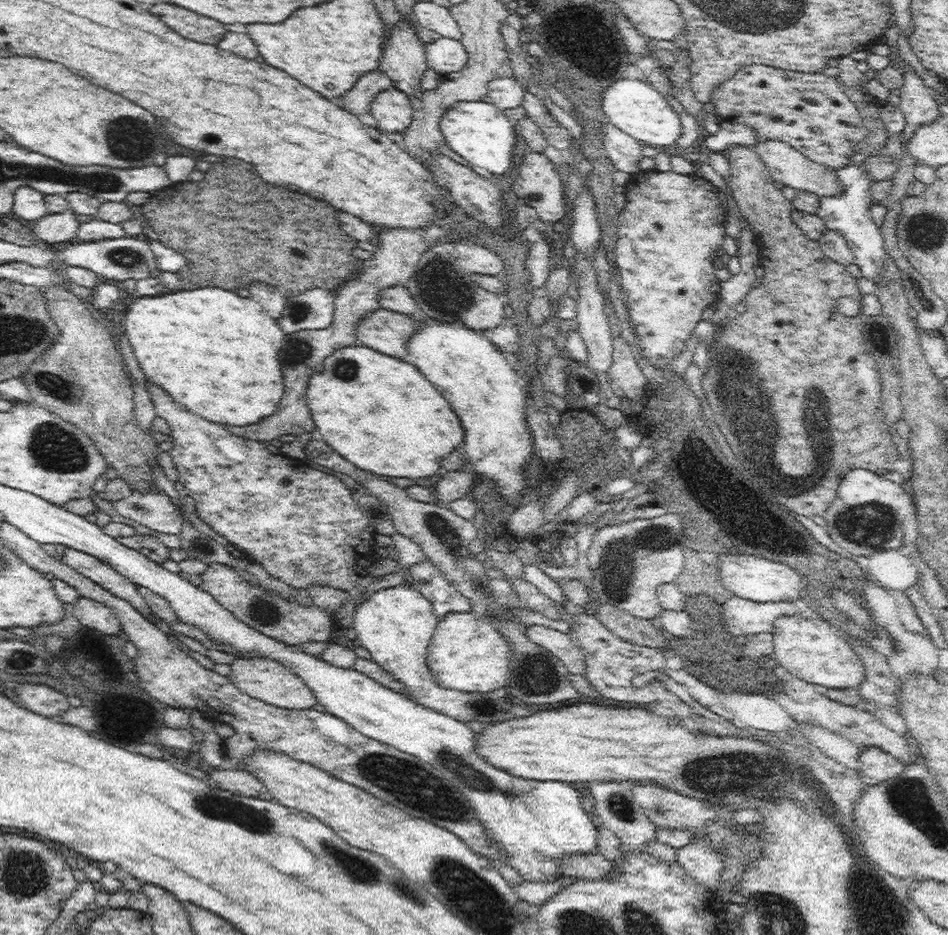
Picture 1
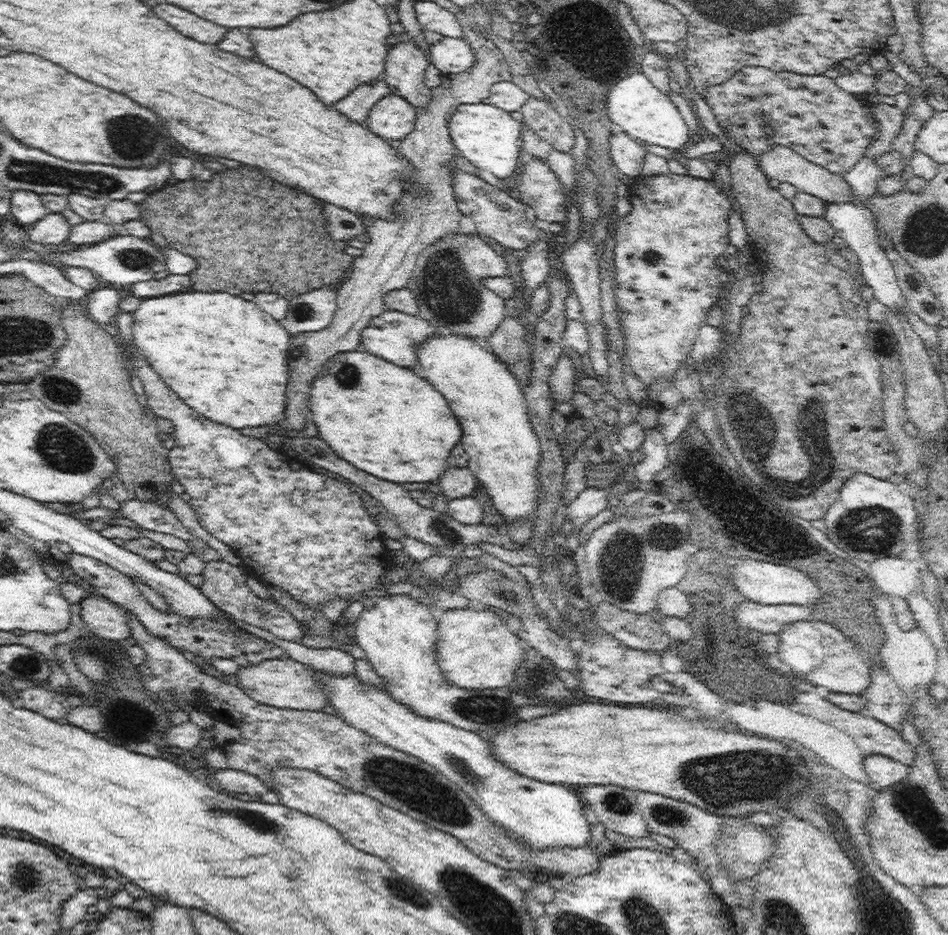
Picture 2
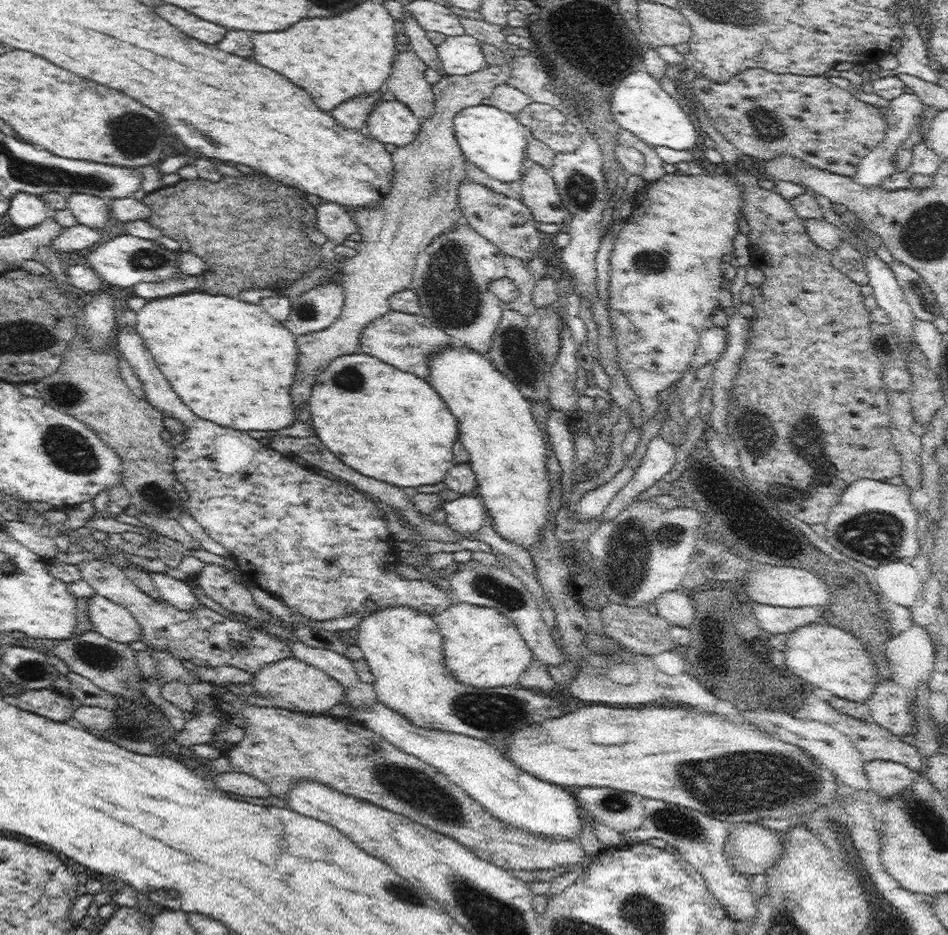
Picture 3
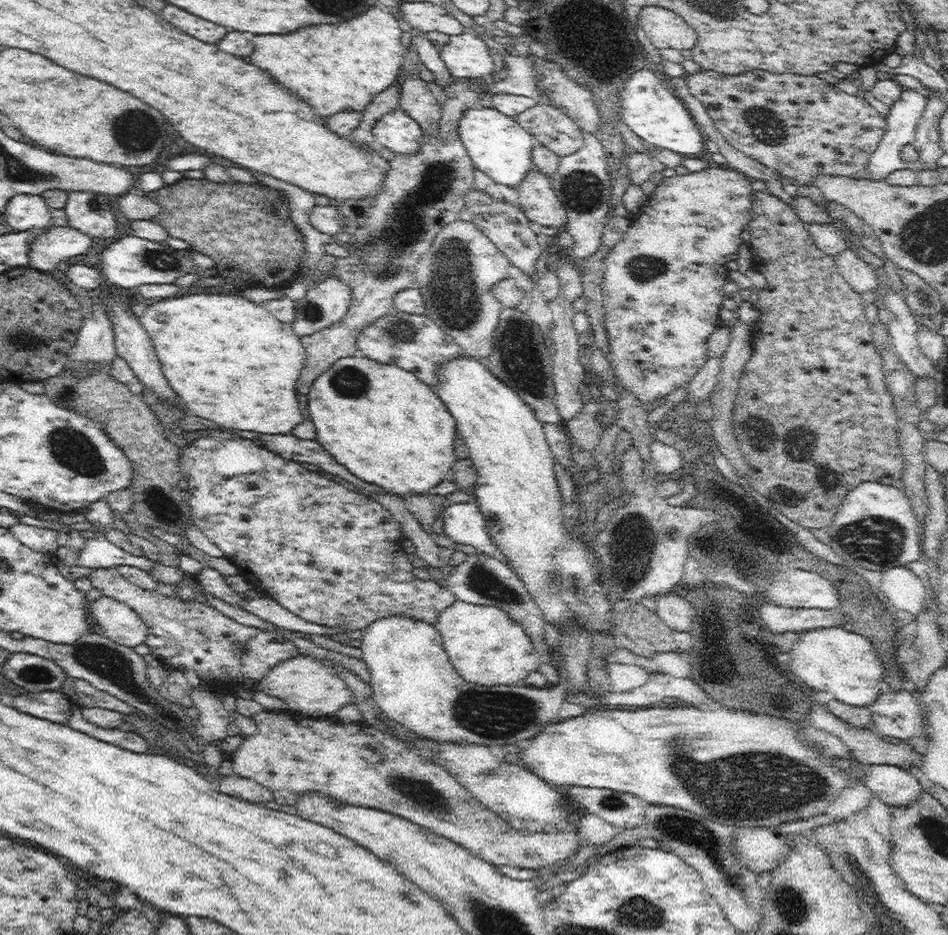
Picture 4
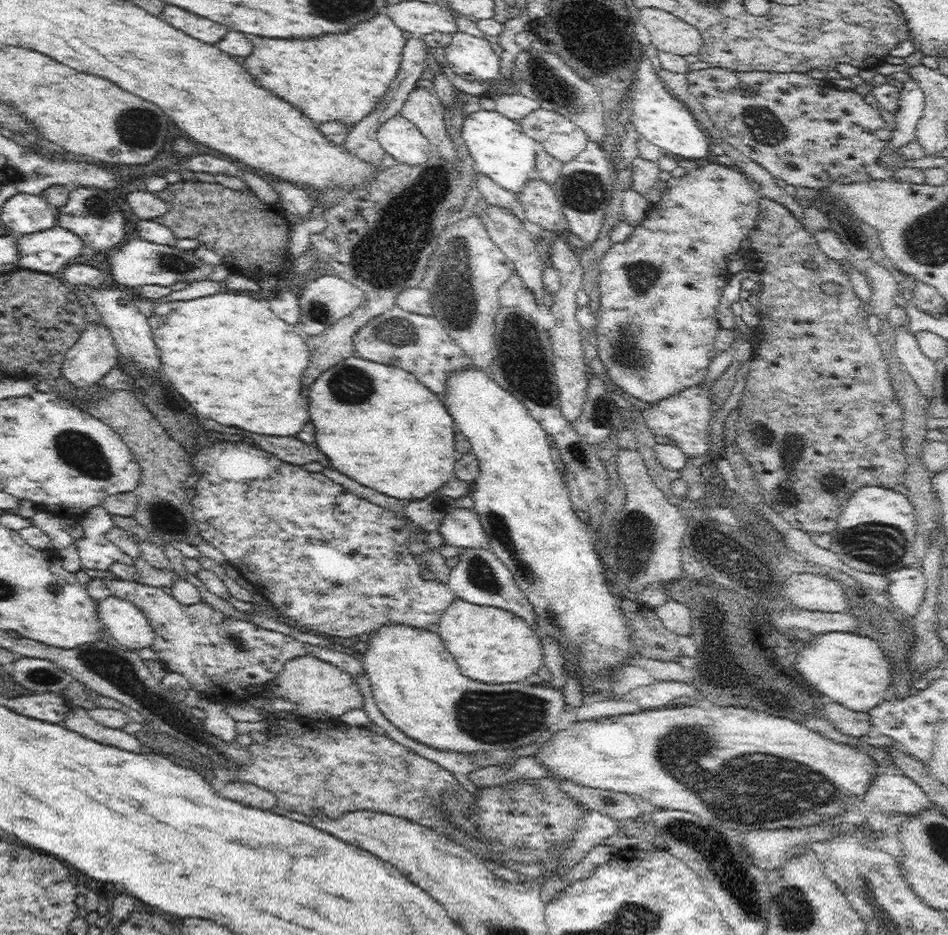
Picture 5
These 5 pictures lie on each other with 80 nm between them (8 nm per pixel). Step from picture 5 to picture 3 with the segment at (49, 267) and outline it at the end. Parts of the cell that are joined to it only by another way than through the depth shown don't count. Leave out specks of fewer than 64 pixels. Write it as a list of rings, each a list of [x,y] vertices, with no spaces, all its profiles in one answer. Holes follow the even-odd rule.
[[[80,225],[65,228],[50,242],[50,247],[58,251],[77,252],[84,248],[96,245],[103,232],[90,226]]]

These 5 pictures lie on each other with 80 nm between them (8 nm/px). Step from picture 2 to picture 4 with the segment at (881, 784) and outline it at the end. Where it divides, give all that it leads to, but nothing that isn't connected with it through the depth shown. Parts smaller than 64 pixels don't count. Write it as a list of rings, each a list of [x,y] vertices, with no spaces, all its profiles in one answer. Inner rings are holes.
[[[871,764],[865,767],[863,780],[872,796],[895,808],[910,806],[923,791],[919,781],[901,766]]]

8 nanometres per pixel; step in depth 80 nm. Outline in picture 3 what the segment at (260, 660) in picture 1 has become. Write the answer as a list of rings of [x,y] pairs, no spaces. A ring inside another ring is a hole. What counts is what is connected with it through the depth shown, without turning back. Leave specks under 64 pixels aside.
[[[288,657],[260,669],[252,678],[256,693],[246,698],[250,705],[287,708],[301,713],[328,713],[335,704],[344,702],[345,687],[330,674],[294,657]]]

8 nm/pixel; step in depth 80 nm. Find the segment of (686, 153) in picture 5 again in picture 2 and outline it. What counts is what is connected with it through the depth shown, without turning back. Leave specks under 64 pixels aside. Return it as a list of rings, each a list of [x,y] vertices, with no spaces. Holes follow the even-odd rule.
[[[643,72],[625,76],[609,90],[607,116],[609,123],[618,124],[624,133],[642,144],[663,146],[676,152],[690,145],[690,128],[680,111],[669,96],[658,90]]]

